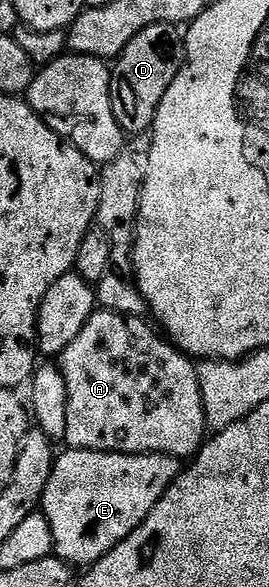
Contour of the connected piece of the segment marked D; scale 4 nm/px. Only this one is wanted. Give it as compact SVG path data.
M155 24L151 28L143 28L127 48L115 59L111 66L111 108L115 112L115 120L119 120L121 129L129 136L141 136L152 127L155 116L159 112L159 104L171 88L175 76L181 71L181 63L185 60L185 48L178 27L167 24Z

